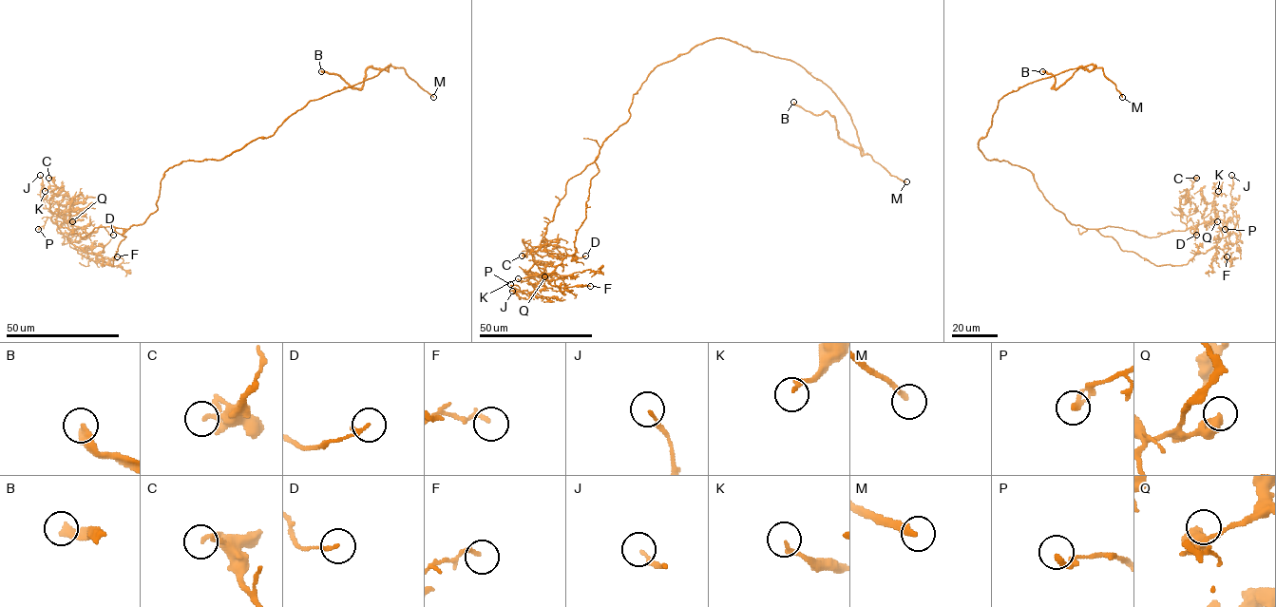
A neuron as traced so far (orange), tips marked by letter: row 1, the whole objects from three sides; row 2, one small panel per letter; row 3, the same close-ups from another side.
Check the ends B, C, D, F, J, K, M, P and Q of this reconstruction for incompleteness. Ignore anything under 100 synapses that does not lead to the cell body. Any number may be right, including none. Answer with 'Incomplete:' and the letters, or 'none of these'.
Incomplete: B, M

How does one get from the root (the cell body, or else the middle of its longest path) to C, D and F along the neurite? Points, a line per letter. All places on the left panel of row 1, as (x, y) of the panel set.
C: (189, 161), (164, 173), (157, 209), (142, 223), (97, 227), (84, 237), (50, 210), (56, 185), (48, 178)
D: (189, 161), (164, 173), (157, 209), (142, 223), (97, 227), (84, 237), (67, 228), (113, 235)
F: (189, 161), (164, 173), (157, 209), (122, 234), (113, 265), (75, 248), (95, 261), (117, 256)

